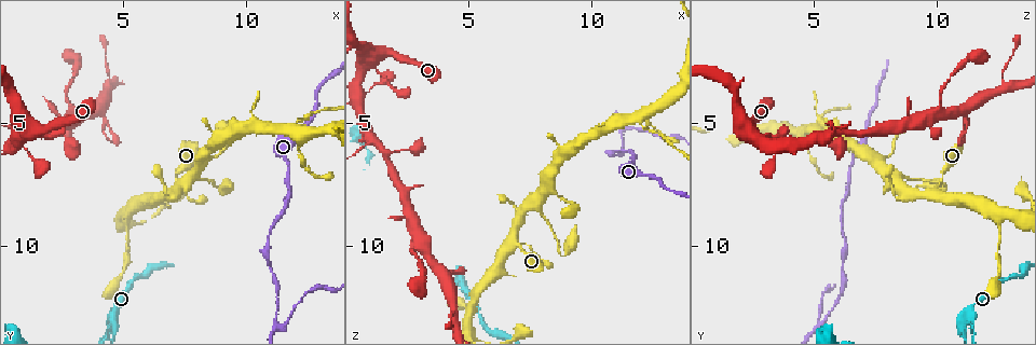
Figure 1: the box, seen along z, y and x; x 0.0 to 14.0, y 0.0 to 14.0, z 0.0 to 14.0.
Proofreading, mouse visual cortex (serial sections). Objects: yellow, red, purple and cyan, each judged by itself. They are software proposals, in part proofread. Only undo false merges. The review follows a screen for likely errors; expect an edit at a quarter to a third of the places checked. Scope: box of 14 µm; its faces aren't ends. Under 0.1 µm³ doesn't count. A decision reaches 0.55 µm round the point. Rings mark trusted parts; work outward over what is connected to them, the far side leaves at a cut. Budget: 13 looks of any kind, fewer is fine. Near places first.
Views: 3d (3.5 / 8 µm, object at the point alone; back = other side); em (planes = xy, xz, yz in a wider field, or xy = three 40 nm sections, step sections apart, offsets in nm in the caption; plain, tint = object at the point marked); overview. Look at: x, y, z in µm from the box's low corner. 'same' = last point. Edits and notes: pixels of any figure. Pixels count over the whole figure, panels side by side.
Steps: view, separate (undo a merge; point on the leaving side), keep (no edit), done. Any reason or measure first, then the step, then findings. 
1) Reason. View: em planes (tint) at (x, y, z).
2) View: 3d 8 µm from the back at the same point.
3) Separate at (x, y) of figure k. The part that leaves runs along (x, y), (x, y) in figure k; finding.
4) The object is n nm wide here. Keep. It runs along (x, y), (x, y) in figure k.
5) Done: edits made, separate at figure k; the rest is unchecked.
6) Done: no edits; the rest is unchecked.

Two arms in line, one across. View: 3d 3.5 µm at (4.4, 13.3, 11.3).

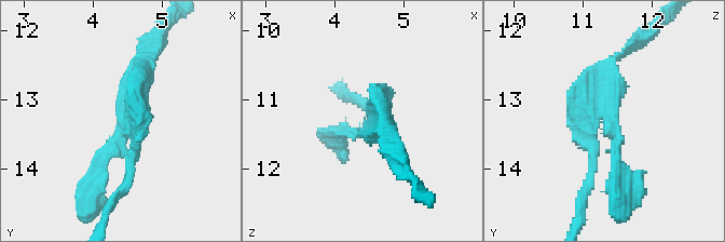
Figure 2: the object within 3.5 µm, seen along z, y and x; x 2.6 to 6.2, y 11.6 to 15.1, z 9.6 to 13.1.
Now the EM. View: em xy step 3 (tint) at (4.45, 13.20, 11.45).

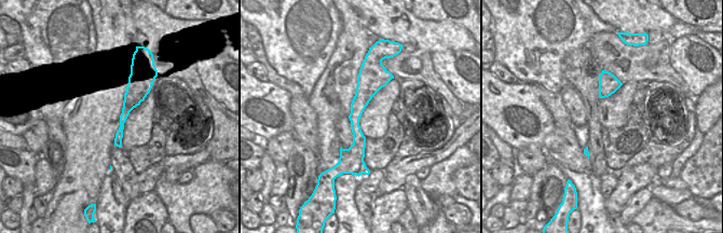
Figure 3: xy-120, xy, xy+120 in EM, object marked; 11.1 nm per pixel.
The arms are 150, 150, 200 nm wide. Keep. It runs along (367, 72), (355, 114), (354, 165) in figure 3; continuous, no second cell.

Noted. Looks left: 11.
Branch point. View: 3d 8 µm at (11.3, 13.3, 5.2).

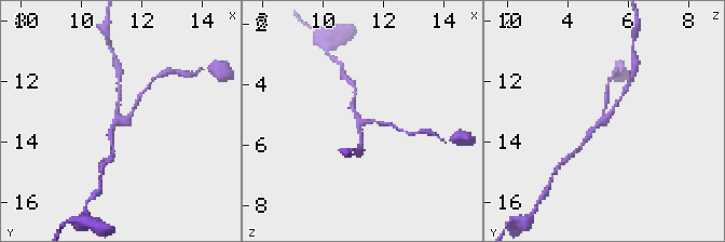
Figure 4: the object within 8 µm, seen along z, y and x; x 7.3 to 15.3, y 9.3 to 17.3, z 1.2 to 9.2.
View: 3d 3.5 µm at (11.3, 13.2, 5.2).

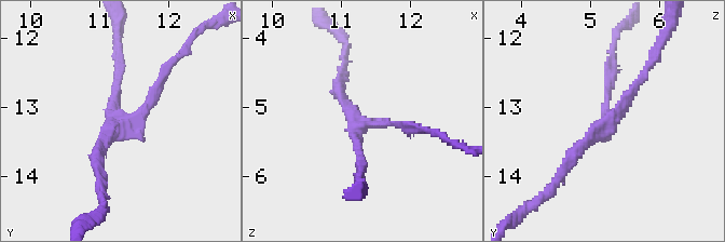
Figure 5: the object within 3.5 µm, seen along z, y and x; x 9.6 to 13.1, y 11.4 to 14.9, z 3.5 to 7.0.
3 arms meet here; the arms are 100, 150, 200 nm wide. View: em planes (tint) at (11.30, 13.20, 5.25).

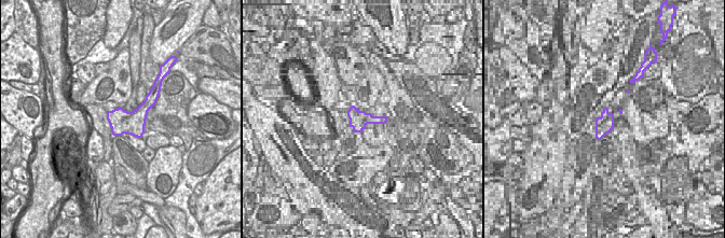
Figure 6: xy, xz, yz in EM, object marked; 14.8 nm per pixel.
Keep. It runs along (359, 166), (356, 130), (406, 124) in figure 5; one cell here.

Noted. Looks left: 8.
Thick turns thin. View: 3d 3.5 µm at (8.2, 7.3, 8.8).

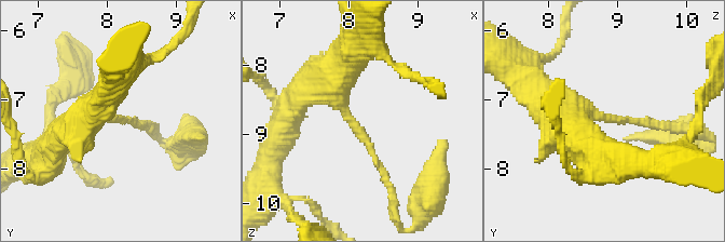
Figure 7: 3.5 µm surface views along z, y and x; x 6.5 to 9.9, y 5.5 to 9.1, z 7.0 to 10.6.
The arms are 150, 450 nm wide. View: em xy step 2 (tint) at (8.05, 7.25, 8.90).

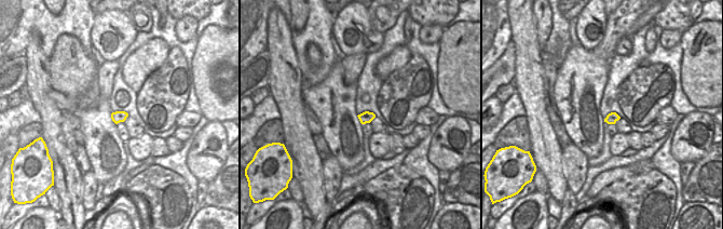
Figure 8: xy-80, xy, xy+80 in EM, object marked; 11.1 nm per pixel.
Another direction. View: em planes (tint) at the same point.

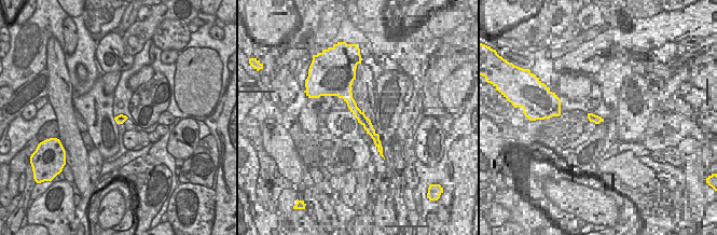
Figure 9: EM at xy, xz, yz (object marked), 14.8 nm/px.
Keep. It runs along (311, 86), (341, 99), (391, 188) in figure 7; all the same cell.

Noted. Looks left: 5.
Sudden change in width. View: 3d 3.5 µm at (0.8, 5.1, 5.9).

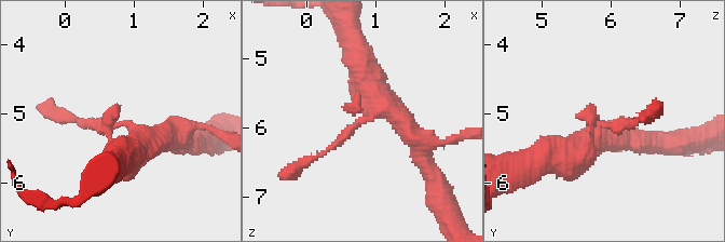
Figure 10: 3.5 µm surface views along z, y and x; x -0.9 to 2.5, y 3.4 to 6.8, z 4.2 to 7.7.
3 arms meet here; the arms are 100, 350, 500 nm wide; shape alone is not enough. View: em xy step 3 (tint) at (0.90, 5.15, 5.85).

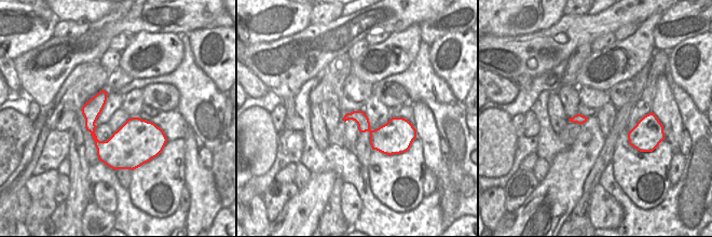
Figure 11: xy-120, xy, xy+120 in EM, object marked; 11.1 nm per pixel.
Another direction. View: em xy step 2 (tint) at the same point.

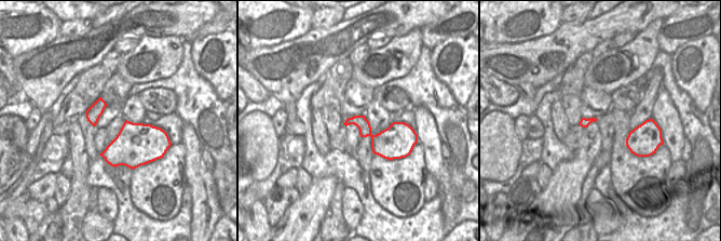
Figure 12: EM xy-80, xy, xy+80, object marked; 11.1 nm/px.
Keep. It runs along (365, 74), (384, 107), (312, 159) in figure 10; continuous, no second cell.

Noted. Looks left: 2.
View: 3d 3.5 µm at (3.0, 4.4, 10.1).

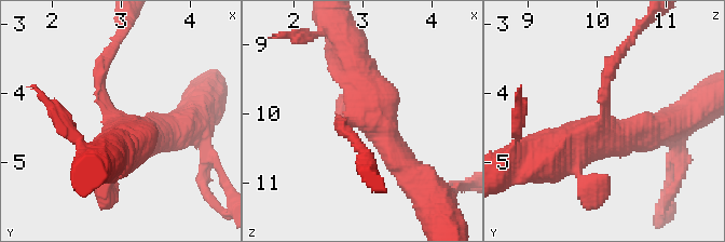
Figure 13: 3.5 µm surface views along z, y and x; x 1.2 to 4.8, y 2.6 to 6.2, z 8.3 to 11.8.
View: em xy step 2 (tint) at (2.95, 4.45, 10.05).

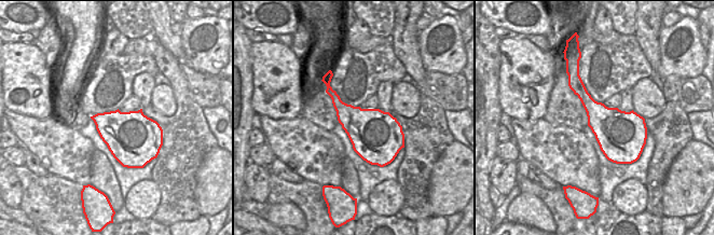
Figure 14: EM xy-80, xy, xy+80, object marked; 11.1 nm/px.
The object is 550 nm wide here. Keep. It runs along (349, 59), (412, 173) in figure 13; all the same cell.

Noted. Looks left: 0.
Done: no edits; the rest is unchecked.

